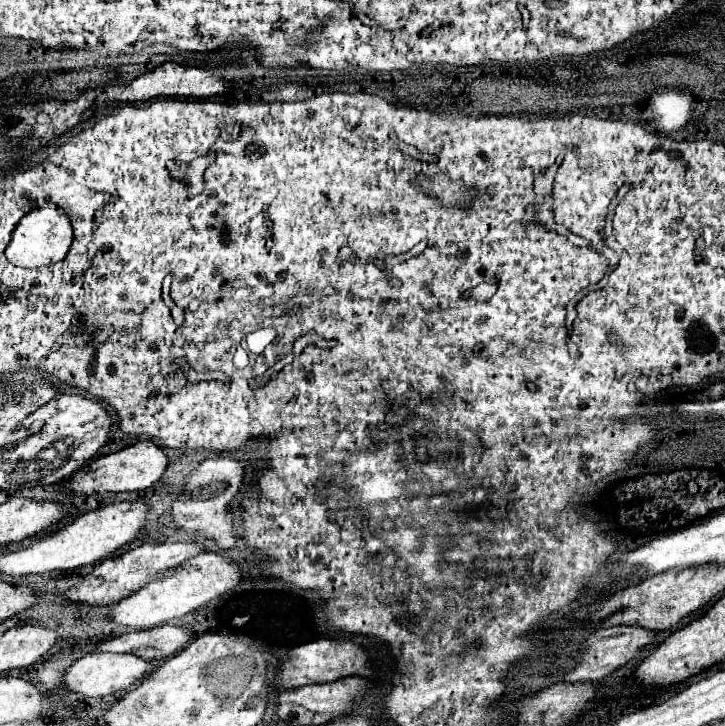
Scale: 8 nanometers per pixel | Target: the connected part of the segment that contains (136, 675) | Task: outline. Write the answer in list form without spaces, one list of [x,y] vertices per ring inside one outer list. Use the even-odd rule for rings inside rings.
[[[95,652],[95,654],[85,654],[77,662],[71,664],[65,672],[65,686],[77,694],[83,694],[87,698],[97,698],[97,696],[107,696],[115,694],[121,690],[131,688],[145,676],[145,668],[149,668],[149,660],[139,660],[137,656],[131,654],[109,654],[109,652]]]

